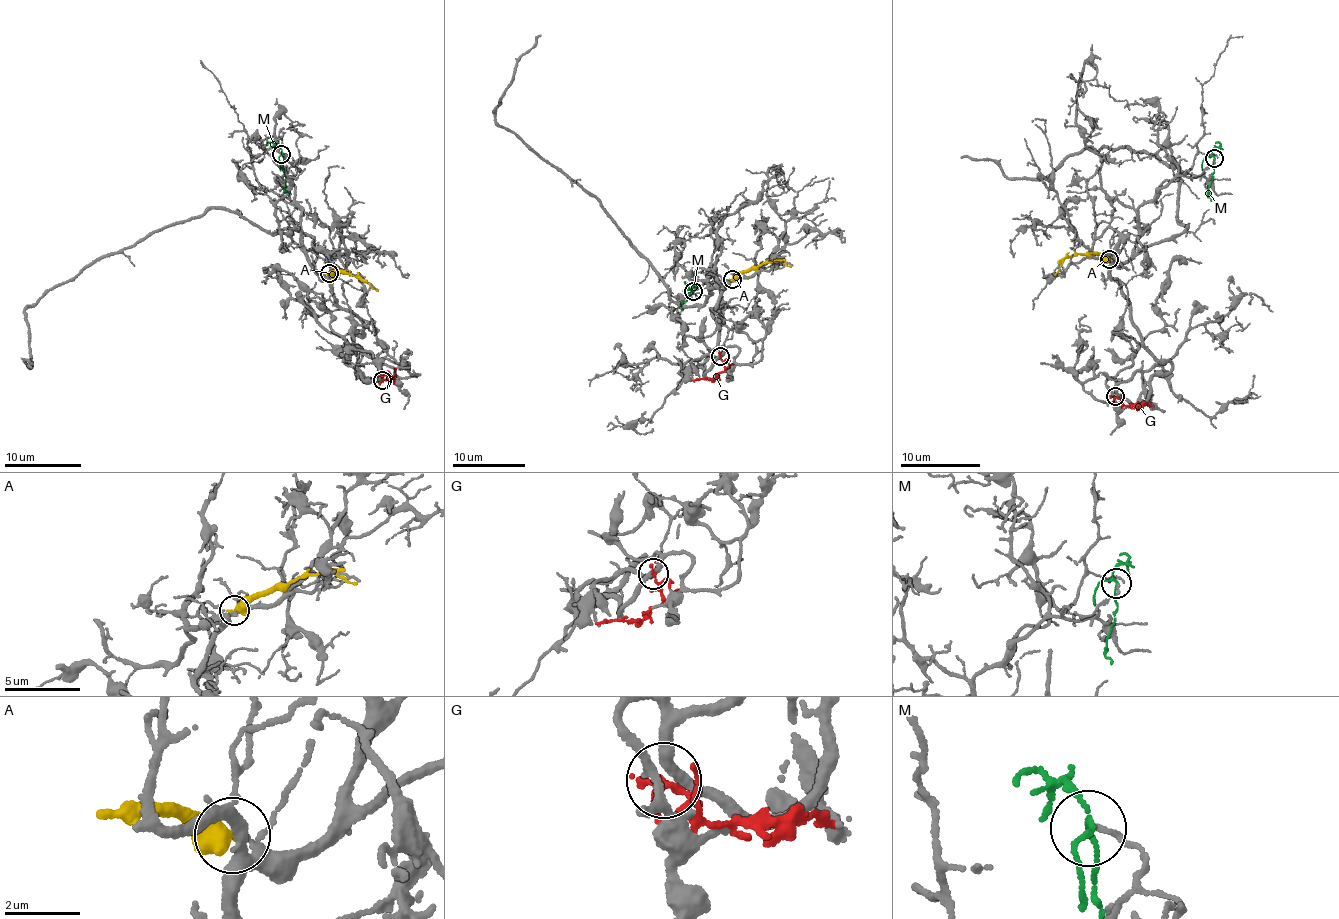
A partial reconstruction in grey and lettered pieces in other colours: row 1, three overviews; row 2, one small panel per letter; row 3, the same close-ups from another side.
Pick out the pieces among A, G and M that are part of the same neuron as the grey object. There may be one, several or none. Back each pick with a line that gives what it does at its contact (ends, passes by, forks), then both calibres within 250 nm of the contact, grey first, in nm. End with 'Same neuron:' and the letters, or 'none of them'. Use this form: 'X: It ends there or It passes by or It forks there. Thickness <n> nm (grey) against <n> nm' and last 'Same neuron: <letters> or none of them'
Same neuron: none of them

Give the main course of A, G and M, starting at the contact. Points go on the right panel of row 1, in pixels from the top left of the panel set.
A: (1110, 258), (1094, 254), (1071, 255), (1055, 274)
G: (1115, 395), (1127, 406), (1151, 405)
M: (1214, 157), (1214, 174), (1208, 195), (1210, 200)

